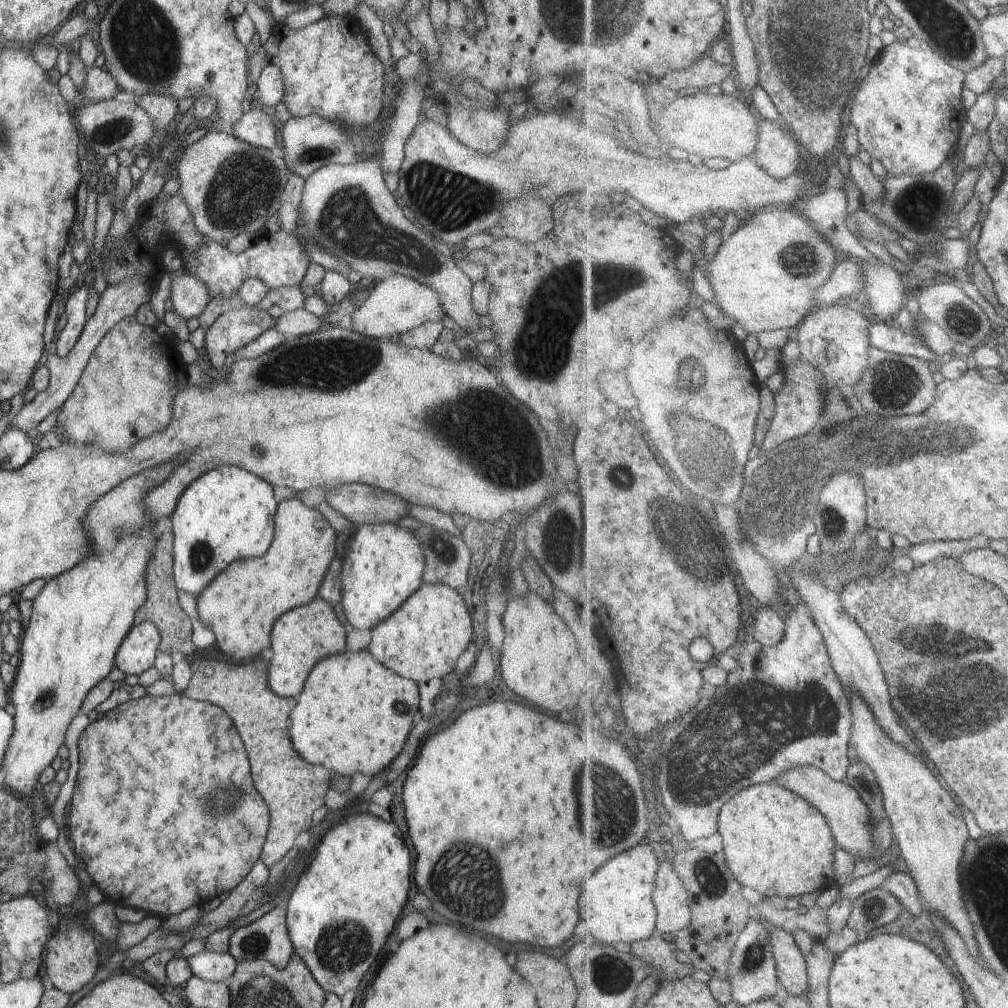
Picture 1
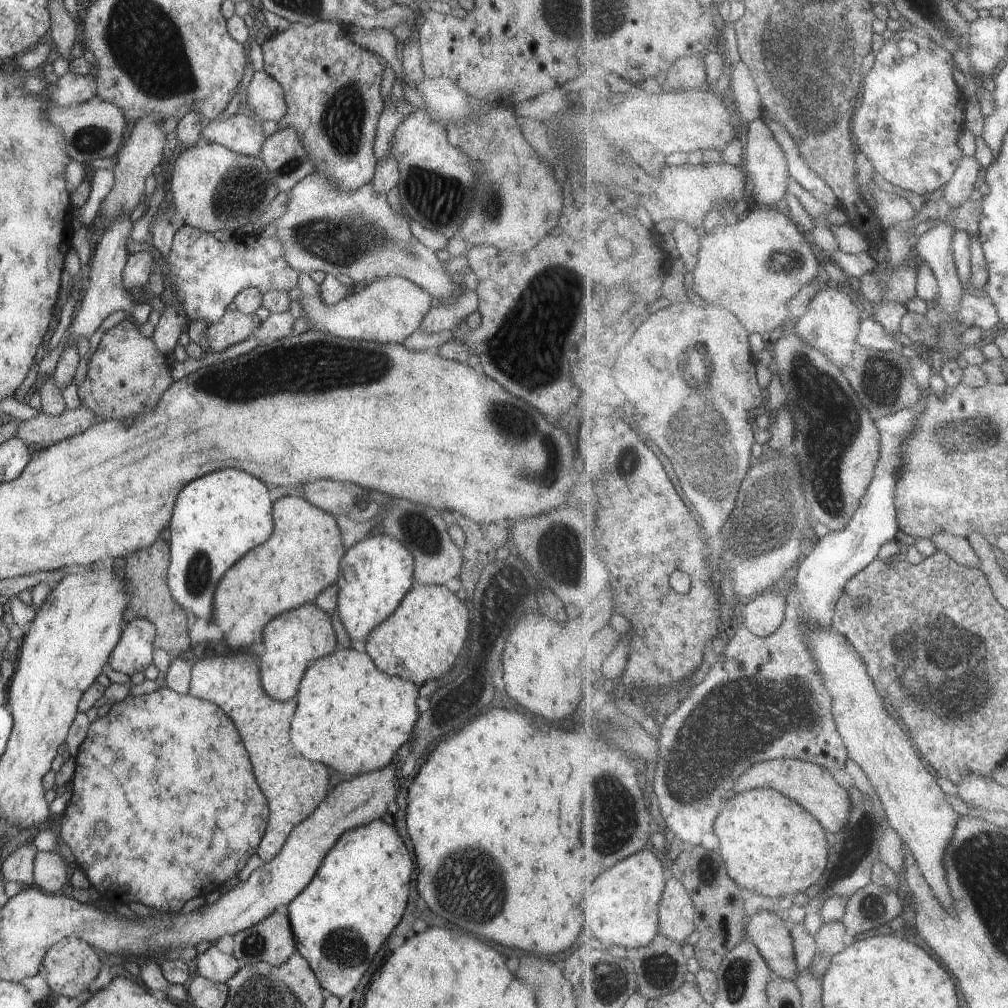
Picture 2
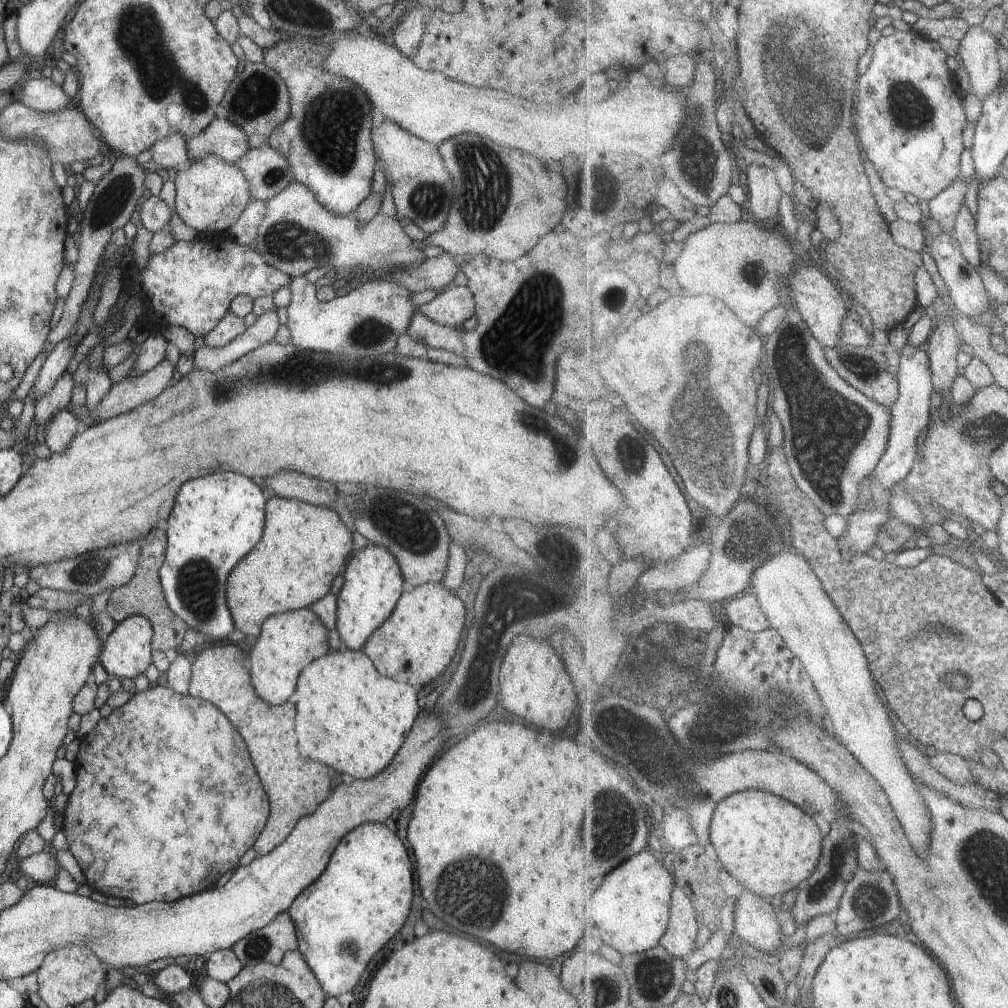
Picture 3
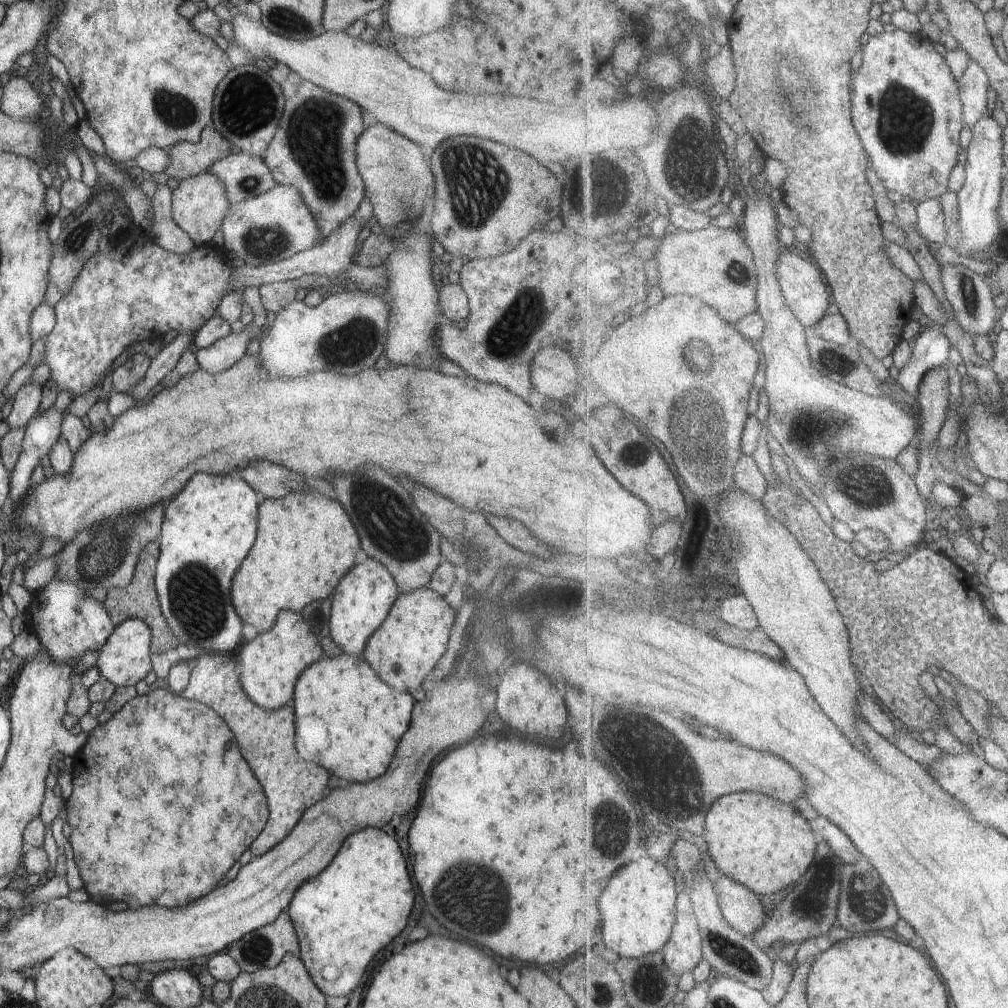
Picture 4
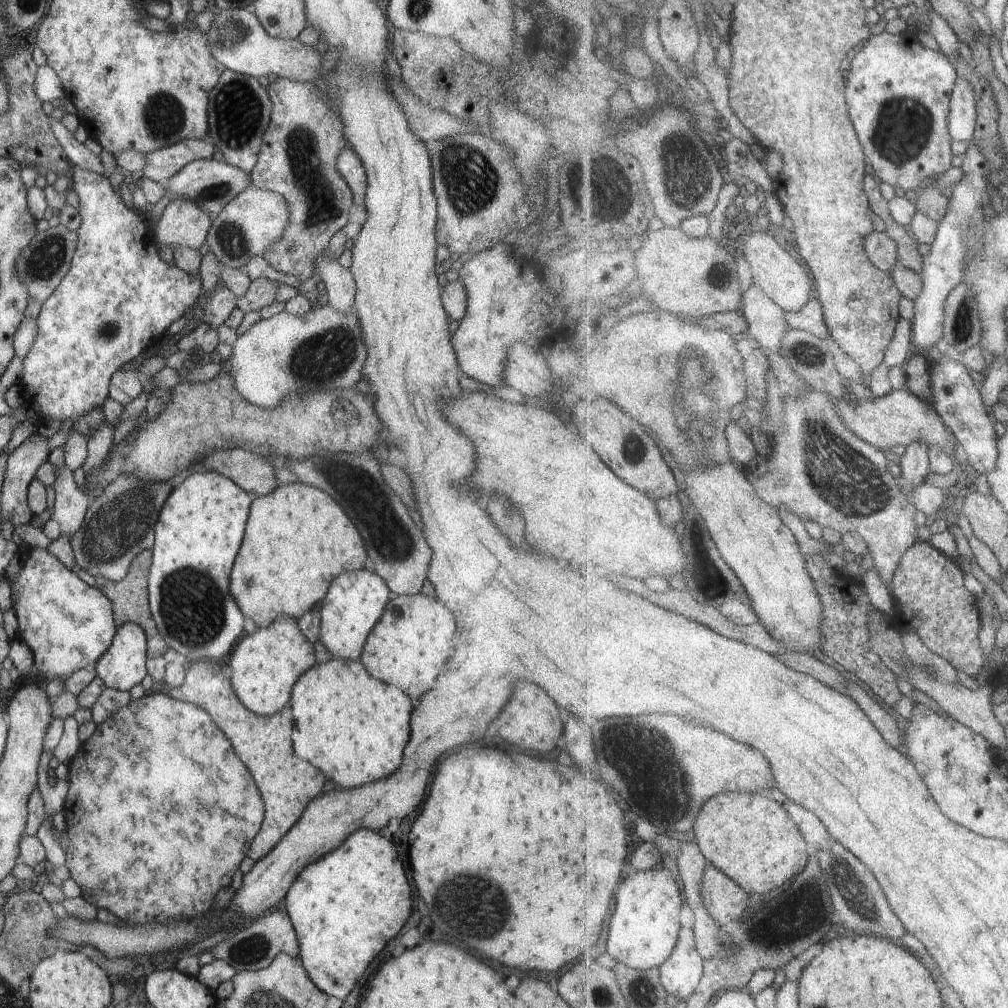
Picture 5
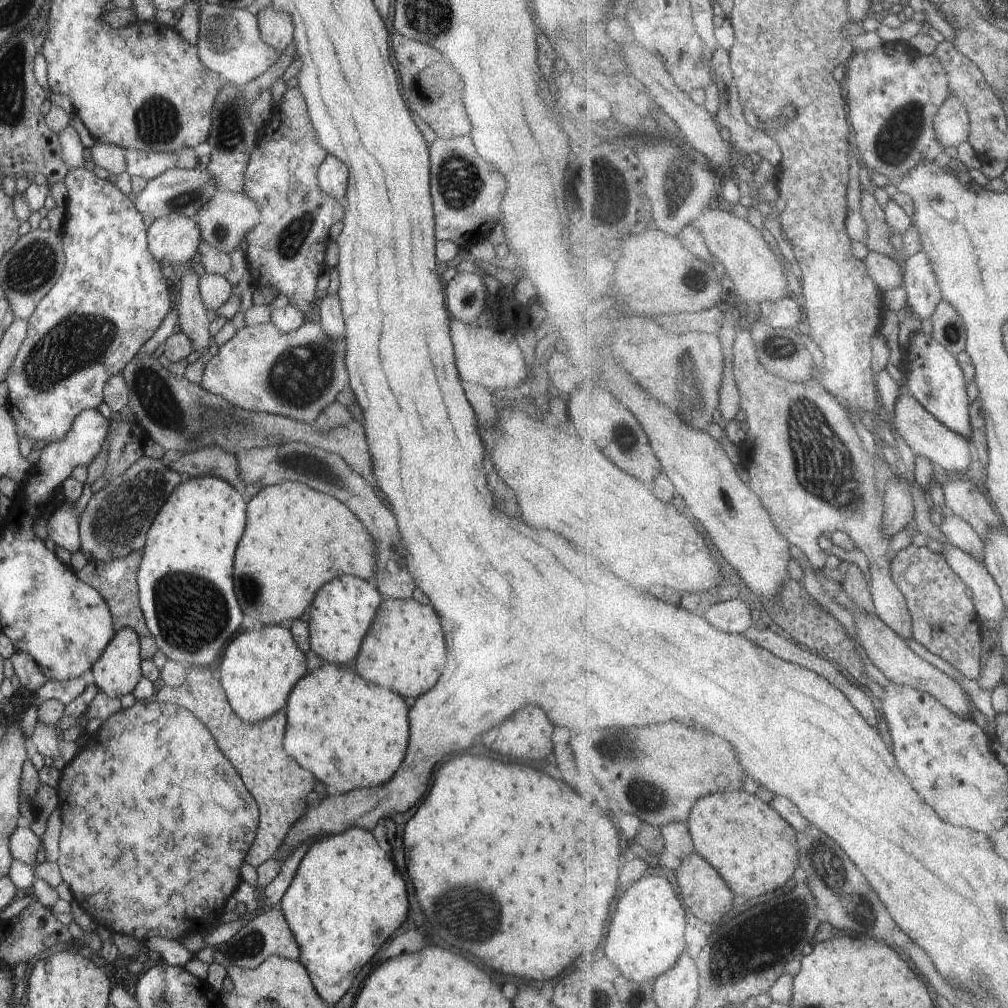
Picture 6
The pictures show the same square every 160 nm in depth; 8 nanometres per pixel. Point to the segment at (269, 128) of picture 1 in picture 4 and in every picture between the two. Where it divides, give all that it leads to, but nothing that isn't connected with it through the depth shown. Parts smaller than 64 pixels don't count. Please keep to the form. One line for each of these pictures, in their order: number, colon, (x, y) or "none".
2: (240, 134)
3: (220, 137)
4: (186, 158)

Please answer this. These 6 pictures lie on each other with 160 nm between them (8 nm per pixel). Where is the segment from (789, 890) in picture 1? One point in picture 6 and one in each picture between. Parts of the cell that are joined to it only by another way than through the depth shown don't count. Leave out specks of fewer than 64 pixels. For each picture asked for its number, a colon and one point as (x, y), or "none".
2: (771, 845)
3: (770, 846)
4: (766, 845)
5: (755, 841)
6: (755, 850)

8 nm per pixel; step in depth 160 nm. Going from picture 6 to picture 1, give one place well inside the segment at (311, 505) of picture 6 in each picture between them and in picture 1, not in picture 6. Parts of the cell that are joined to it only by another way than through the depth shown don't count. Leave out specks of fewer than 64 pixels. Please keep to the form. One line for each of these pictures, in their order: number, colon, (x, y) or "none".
1: (239, 606)
2: (301, 557)
3: (303, 547)
4: (304, 543)
5: (280, 568)

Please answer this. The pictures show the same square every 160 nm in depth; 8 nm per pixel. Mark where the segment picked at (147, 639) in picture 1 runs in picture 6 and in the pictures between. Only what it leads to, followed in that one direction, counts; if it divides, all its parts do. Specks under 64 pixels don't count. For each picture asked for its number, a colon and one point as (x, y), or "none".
2: (133, 652)
3: (125, 653)
4: (124, 658)
5: (123, 664)
6: (117, 670)

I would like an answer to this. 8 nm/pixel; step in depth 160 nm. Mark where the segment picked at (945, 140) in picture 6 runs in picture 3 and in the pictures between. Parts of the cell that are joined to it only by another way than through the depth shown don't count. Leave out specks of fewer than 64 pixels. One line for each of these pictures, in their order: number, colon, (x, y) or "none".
3: (979, 49)
4: (973, 86)
5: (963, 116)

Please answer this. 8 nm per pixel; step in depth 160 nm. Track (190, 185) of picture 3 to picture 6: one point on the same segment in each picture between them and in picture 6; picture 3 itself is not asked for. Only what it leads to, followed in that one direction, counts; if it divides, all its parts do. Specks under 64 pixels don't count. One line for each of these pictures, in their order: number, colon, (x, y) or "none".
4: (199, 203)
5: (182, 223)
6: (173, 239)

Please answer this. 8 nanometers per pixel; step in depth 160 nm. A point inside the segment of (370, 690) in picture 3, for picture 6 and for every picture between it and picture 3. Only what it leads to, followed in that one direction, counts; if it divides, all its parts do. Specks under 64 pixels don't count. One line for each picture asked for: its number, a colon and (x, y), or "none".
4: (346, 719)
5: (354, 728)
6: (337, 723)

